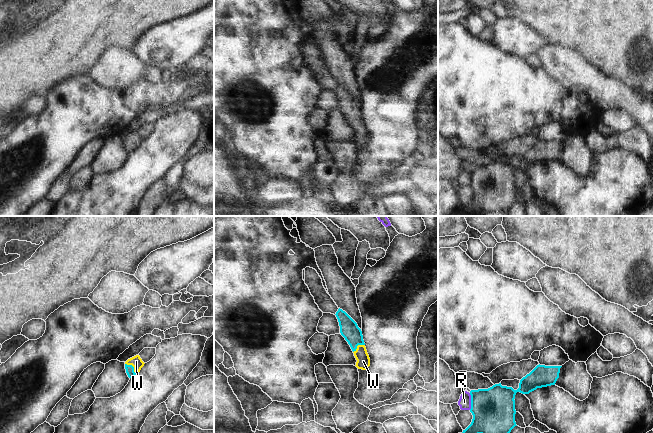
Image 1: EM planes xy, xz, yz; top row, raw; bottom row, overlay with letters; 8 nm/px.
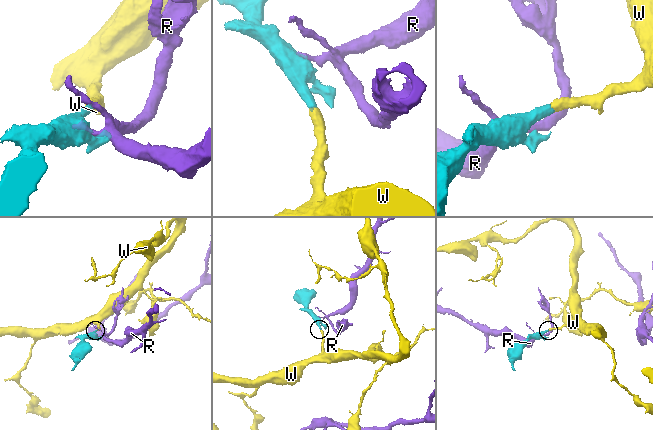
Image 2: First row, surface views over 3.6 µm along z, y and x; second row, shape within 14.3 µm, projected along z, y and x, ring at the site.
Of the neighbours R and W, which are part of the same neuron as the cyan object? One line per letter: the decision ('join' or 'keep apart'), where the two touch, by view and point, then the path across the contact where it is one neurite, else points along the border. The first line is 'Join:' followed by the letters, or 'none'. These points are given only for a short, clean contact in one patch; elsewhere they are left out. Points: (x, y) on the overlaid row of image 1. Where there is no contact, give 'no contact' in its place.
Join: W
R: keep apart; contact yz (471, 401); border yz (469, 393), (470, 409)
W: join; contact xy (132, 366); way xy (130, 372), (132, 366), (136, 361)

